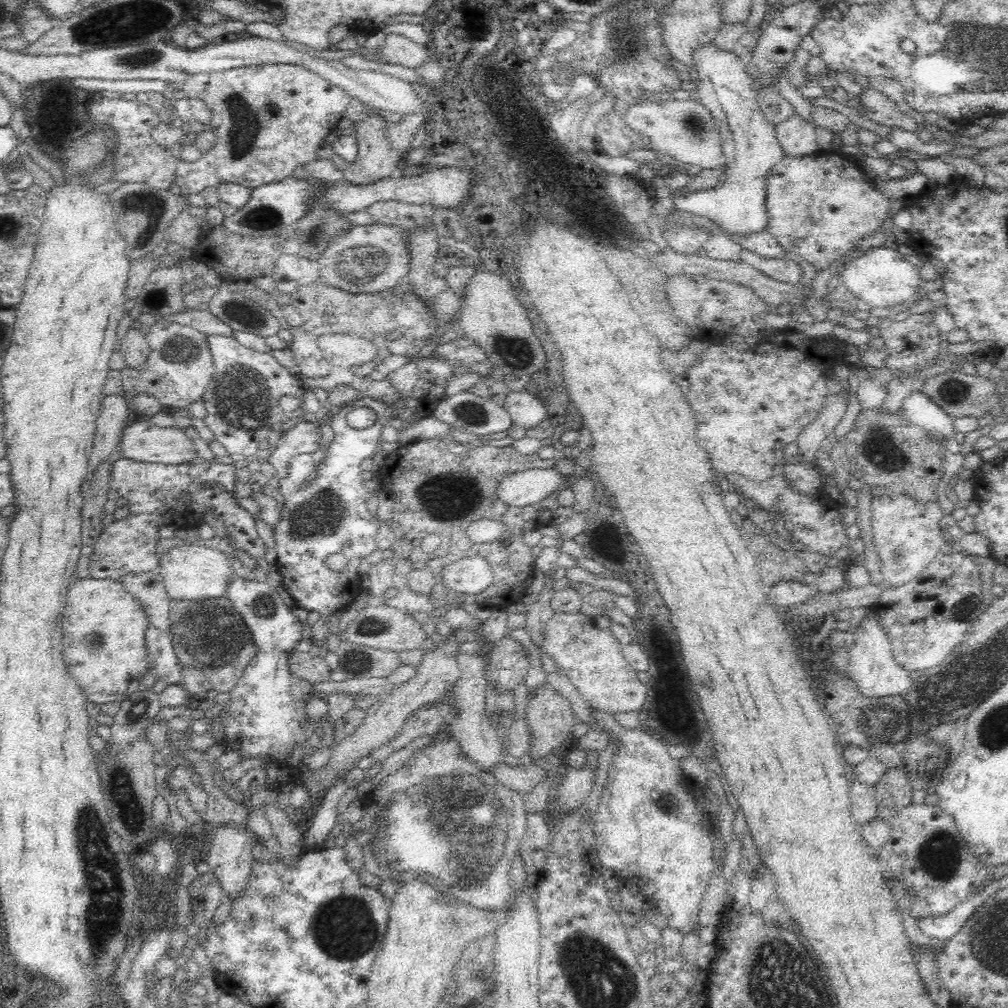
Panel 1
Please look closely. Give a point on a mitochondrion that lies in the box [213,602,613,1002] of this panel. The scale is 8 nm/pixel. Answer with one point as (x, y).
(343, 928)

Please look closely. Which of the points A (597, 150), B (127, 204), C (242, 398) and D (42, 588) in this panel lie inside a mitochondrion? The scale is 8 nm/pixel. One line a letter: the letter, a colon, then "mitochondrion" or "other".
A: other
B: mitochondrion
C: mitochondrion
D: other

